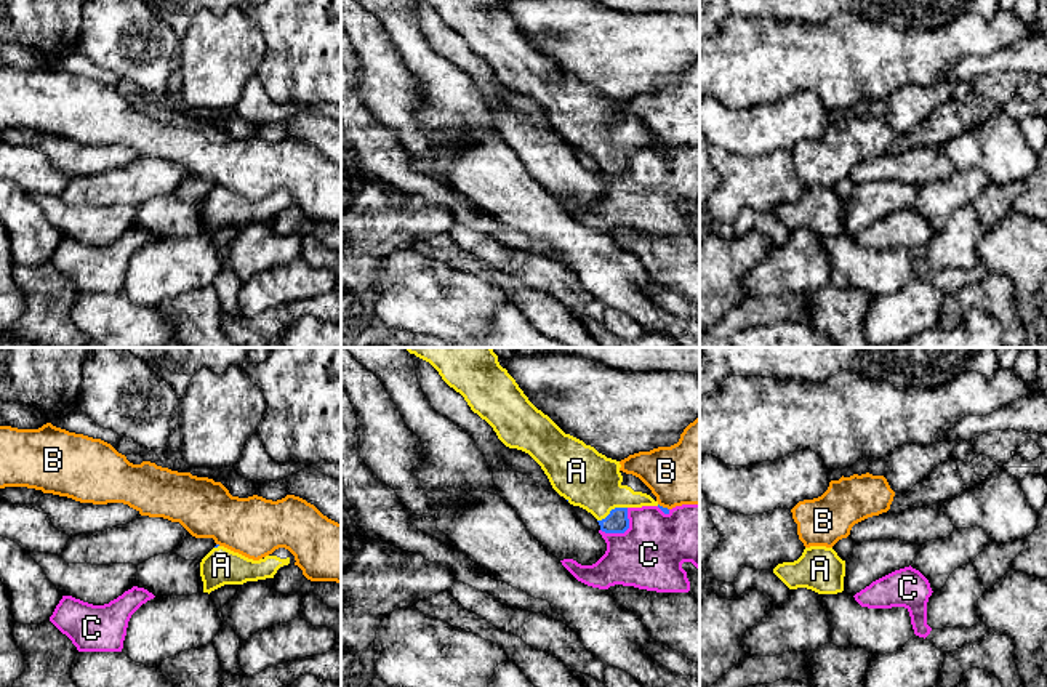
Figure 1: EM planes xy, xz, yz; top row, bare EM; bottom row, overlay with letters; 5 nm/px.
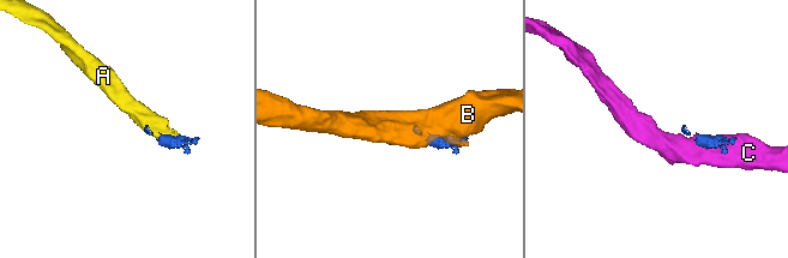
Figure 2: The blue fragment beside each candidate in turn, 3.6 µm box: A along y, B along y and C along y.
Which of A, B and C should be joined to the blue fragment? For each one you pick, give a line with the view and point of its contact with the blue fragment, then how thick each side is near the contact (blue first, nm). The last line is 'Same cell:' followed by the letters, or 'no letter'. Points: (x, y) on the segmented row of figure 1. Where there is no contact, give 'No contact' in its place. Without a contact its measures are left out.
A: Touches blue at xz (612, 510). Thickness 110 nm (blue) against 280 nm
Same cell: A

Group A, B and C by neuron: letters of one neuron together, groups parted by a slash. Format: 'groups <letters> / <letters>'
groups A / B / C

